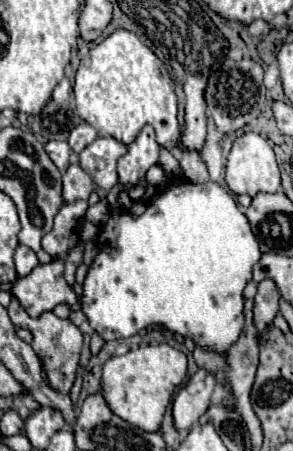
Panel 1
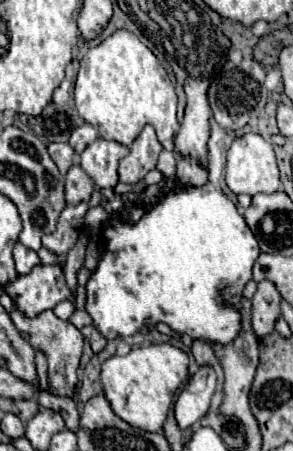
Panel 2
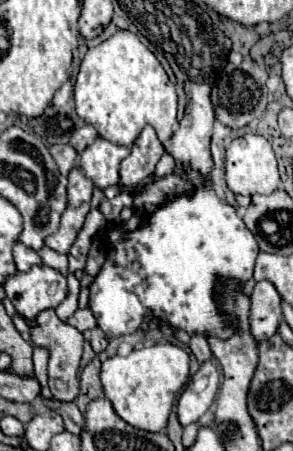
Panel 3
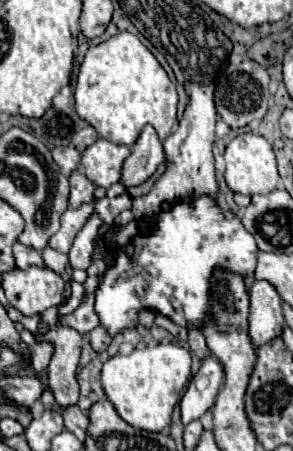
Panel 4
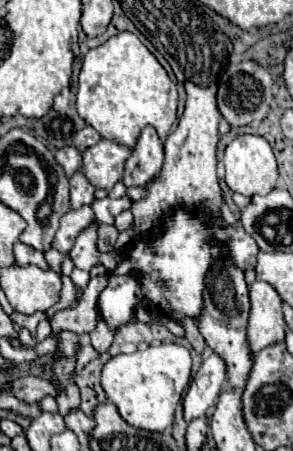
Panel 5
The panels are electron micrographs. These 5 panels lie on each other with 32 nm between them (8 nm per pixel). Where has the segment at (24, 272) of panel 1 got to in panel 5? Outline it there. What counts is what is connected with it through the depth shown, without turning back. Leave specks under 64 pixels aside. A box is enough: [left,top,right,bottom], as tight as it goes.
[14,242,48,268]

